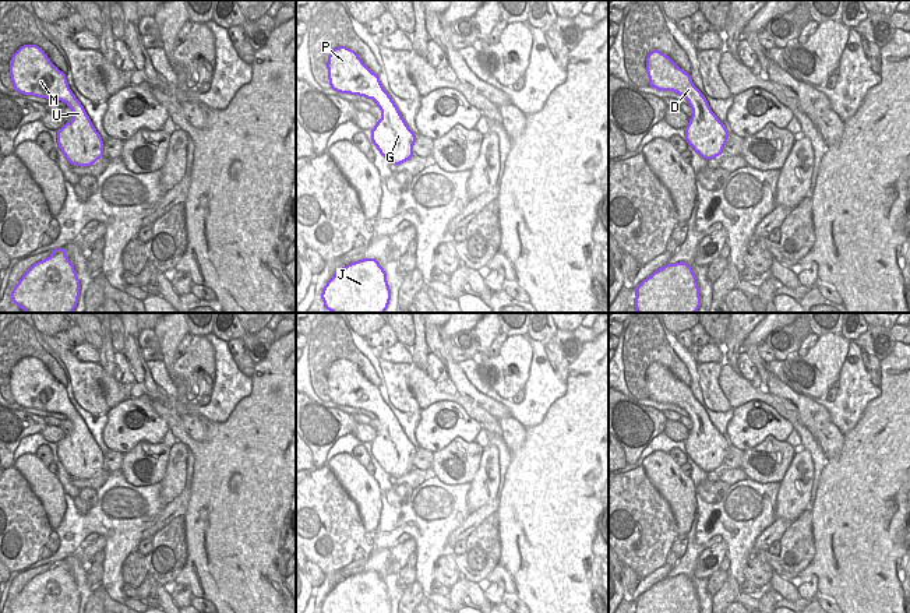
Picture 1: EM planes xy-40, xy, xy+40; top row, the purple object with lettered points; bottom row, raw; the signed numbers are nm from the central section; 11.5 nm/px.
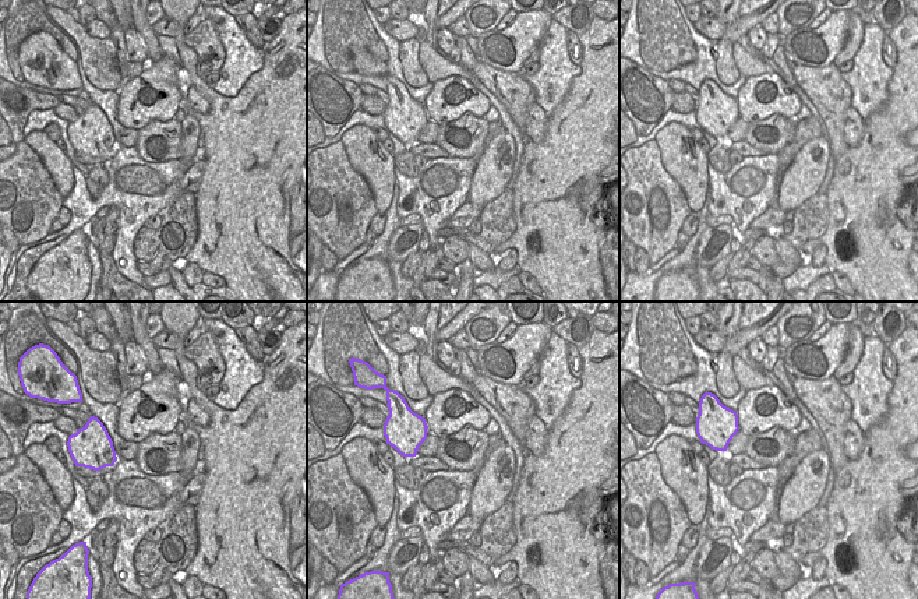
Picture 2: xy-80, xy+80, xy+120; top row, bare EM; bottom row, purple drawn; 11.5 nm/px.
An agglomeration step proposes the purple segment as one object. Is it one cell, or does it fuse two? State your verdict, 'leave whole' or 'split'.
leave whole

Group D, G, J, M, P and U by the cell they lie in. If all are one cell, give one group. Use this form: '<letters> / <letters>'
D G J M P U

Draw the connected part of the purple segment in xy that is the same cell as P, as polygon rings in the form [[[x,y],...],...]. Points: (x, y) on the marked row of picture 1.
[[[339,46],[328,56],[328,80],[334,91],[373,99],[381,119],[371,130],[371,141],[392,165],[401,165],[413,155],[415,133],[409,128],[398,106],[384,89],[378,74],[373,73],[357,52]]]

